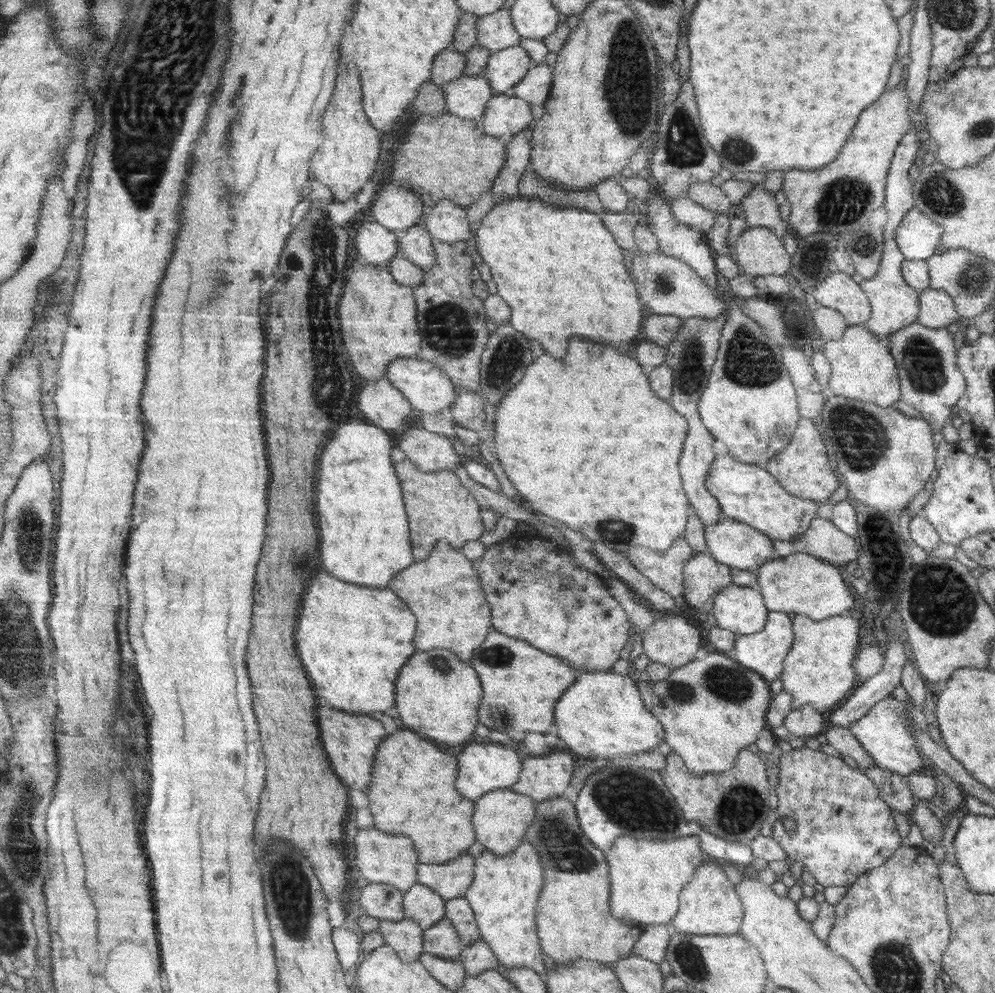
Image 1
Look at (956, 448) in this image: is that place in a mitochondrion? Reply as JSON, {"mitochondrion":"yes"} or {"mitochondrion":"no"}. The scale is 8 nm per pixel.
{"mitochondrion":"no"}

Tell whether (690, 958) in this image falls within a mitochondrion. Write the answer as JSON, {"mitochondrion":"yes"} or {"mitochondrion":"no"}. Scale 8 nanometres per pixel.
{"mitochondrion":"yes"}

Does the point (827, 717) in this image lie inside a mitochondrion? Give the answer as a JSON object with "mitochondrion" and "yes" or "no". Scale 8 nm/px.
{"mitochondrion":"no"}

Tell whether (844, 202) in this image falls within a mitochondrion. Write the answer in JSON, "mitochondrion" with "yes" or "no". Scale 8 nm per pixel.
{"mitochondrion":"yes"}

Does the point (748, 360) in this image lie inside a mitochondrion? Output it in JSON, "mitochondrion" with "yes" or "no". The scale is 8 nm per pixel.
{"mitochondrion":"yes"}

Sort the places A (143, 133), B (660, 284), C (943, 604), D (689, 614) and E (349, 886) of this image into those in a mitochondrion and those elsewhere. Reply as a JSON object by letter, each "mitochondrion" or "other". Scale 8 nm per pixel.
{"A":"mitochondrion","B":"mitochondrion","C":"mitochondrion","D":"other","E":"other"}

